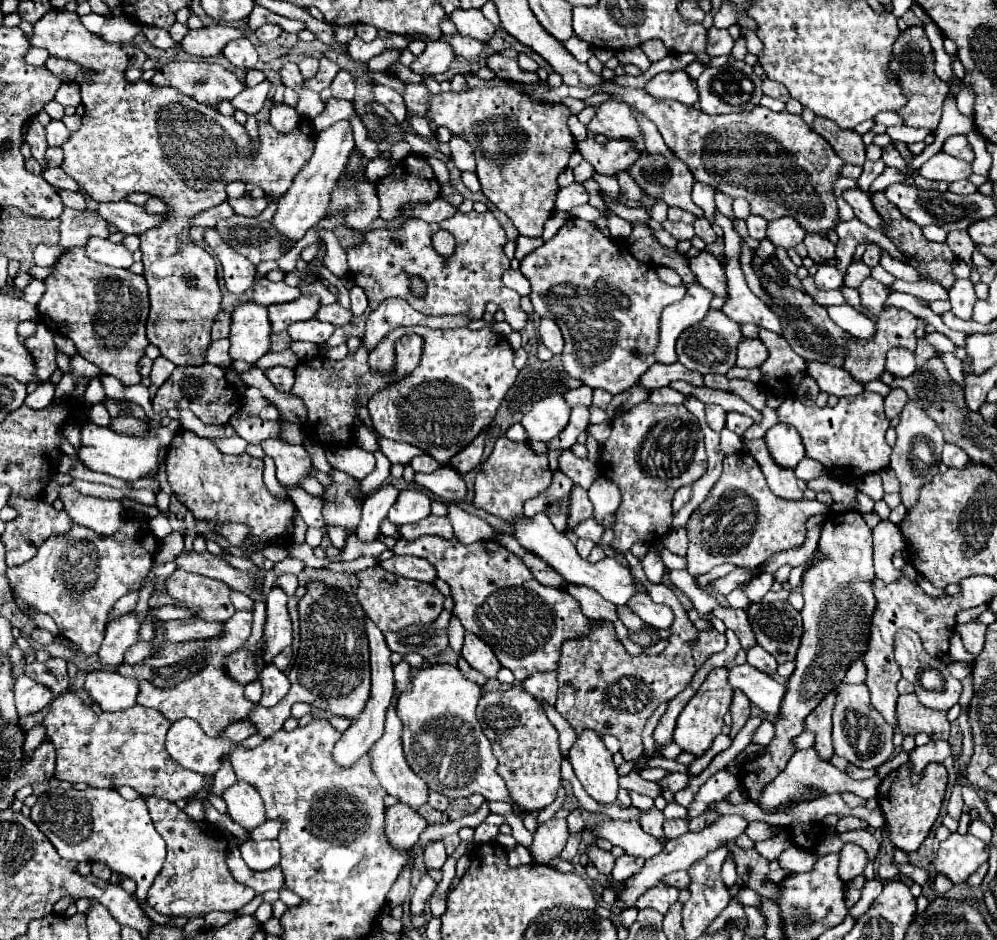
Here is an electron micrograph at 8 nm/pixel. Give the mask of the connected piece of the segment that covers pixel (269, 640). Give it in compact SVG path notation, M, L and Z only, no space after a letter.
M273 586L265 598L267 602L267 622L265 622L265 662L269 664L283 648L291 646L291 618L287 610L287 594Z

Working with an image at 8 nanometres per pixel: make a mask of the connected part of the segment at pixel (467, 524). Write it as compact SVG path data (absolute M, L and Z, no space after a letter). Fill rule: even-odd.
M455 504L447 506L447 518L453 524L455 538L459 542L463 542L463 544L473 544L473 542L489 540L493 536L493 528L485 520L465 512L463 508L459 508Z

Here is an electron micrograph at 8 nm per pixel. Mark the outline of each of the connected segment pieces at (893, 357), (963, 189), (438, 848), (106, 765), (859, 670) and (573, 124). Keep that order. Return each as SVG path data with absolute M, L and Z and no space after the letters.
M892 348L887 355L885 370L889 370L889 374L893 374L897 378L911 376L913 370L917 370L913 352L909 352L905 348Z
M959 180L959 182L949 184L949 192L955 192L955 194L971 194L971 192L977 192L977 188L969 180Z
M431 842L431 844L427 844L423 858L425 858L427 870L441 868L445 864L445 860L447 860L447 852L445 852L443 842Z
M65 692L49 704L43 726L57 752L55 778L63 782L85 782L95 788L119 788L127 784L141 796L159 796L169 802L197 794L211 782L209 776L181 766L175 766L169 774L171 760L165 750L165 734L171 722L153 708L133 706L97 716L73 692Z
M857 660L857 662L853 662L853 664L849 666L849 670L847 670L847 676L845 676L845 680L843 680L843 682L857 684L857 682L863 682L865 678L867 678L867 668L865 668L863 660Z
M575 114L569 116L569 130L575 134L575 140L577 140L577 142L581 142L581 140L587 138L587 128L577 120Z

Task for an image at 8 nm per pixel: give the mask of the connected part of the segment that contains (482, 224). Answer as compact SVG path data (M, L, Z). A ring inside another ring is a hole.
M455 212L451 218L439 224L427 224L411 218L399 228L369 230L363 234L363 240L357 246L347 250L347 262L353 282L367 294L371 310L377 310L385 298L399 296L405 298L421 314L467 316L471 322L475 322L483 318L485 306L495 302L505 312L505 320L511 324L511 328L521 330L527 320L527 314L519 306L521 296L515 290L505 288L501 282L503 274L511 268L511 260L503 254L505 244L505 230L493 212ZM437 230L447 230L455 236L457 246L453 256L445 258L431 246L431 236ZM411 276L425 280L427 290L423 296L415 296L411 292Z

